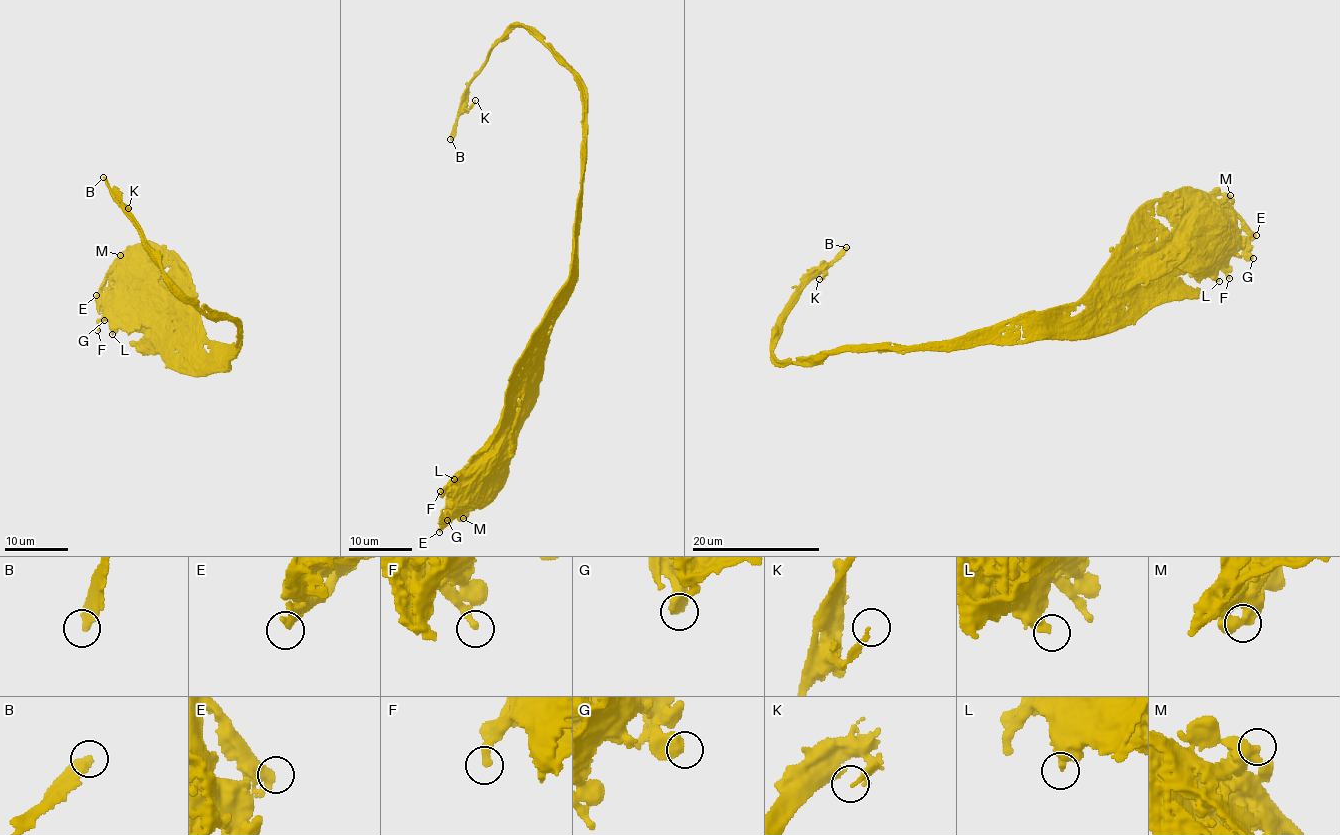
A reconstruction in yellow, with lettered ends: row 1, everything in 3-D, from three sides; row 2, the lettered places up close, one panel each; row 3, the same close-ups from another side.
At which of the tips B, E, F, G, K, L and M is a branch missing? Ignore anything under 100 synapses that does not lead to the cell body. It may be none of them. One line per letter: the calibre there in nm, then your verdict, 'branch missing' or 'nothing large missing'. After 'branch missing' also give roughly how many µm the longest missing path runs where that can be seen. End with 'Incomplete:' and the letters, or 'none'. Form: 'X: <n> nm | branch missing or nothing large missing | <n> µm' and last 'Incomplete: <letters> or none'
B: 360 nm | branch missing | 160 µm
E: 420 nm | nothing large missing
F: 320 nm | nothing large missing
G: 480 nm | nothing large missing
K: 150 nm | nothing large missing
L: 380 nm | nothing large missing
M: 480 nm | nothing large missing
Incomplete: B

